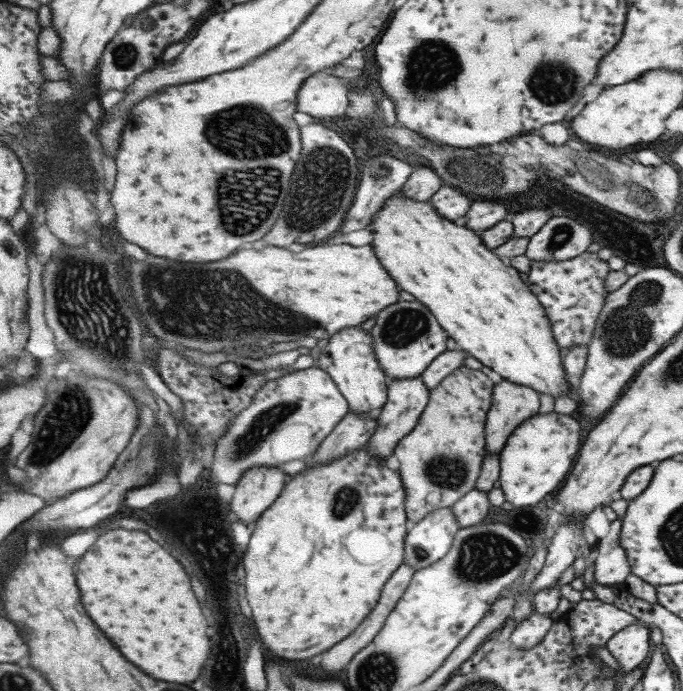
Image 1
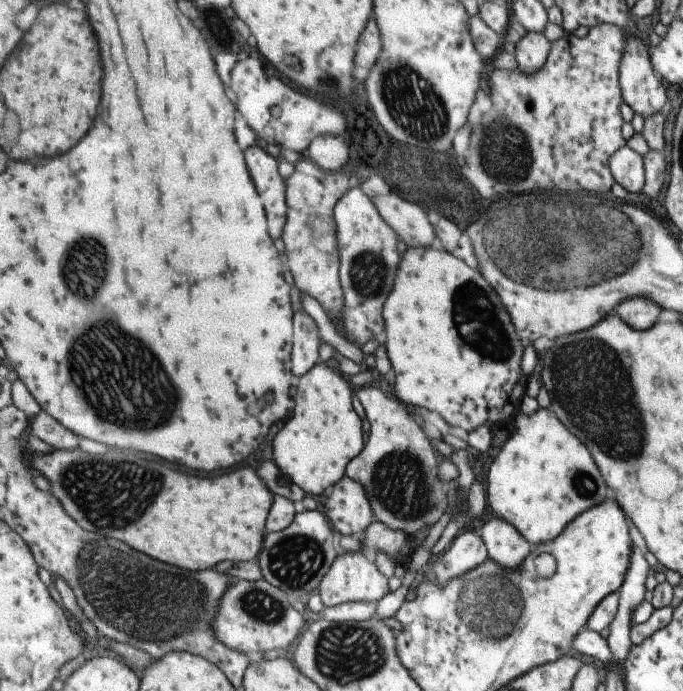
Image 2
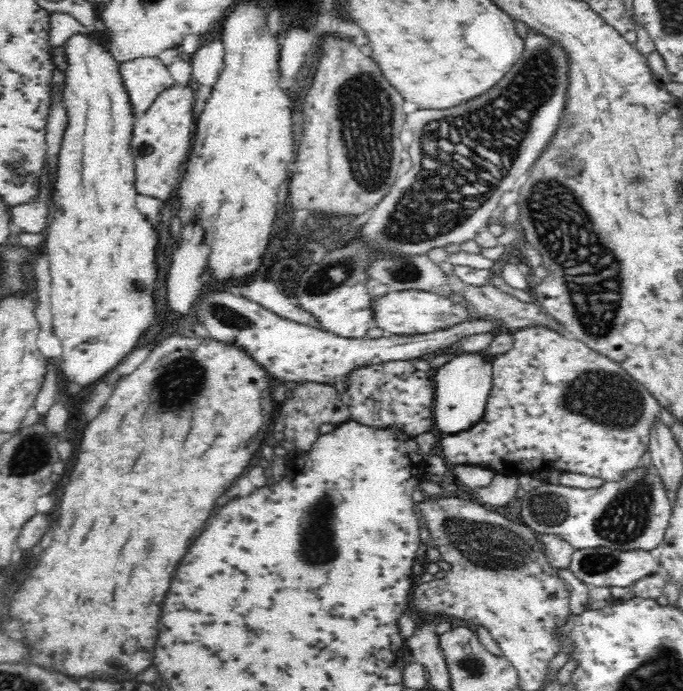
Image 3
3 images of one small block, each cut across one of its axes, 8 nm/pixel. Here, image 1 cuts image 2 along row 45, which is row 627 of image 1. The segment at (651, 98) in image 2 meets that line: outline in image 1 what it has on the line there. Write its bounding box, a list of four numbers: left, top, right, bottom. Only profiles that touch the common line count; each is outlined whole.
[607,621,653,675]

